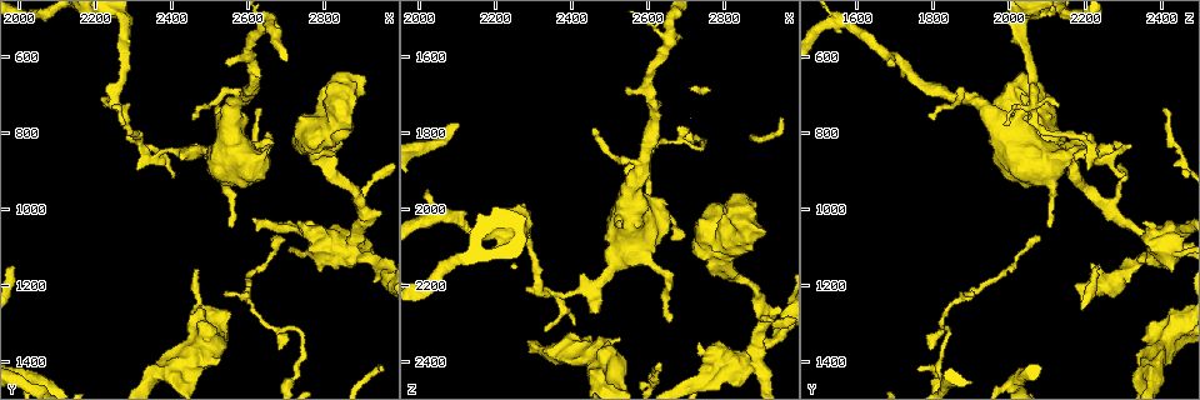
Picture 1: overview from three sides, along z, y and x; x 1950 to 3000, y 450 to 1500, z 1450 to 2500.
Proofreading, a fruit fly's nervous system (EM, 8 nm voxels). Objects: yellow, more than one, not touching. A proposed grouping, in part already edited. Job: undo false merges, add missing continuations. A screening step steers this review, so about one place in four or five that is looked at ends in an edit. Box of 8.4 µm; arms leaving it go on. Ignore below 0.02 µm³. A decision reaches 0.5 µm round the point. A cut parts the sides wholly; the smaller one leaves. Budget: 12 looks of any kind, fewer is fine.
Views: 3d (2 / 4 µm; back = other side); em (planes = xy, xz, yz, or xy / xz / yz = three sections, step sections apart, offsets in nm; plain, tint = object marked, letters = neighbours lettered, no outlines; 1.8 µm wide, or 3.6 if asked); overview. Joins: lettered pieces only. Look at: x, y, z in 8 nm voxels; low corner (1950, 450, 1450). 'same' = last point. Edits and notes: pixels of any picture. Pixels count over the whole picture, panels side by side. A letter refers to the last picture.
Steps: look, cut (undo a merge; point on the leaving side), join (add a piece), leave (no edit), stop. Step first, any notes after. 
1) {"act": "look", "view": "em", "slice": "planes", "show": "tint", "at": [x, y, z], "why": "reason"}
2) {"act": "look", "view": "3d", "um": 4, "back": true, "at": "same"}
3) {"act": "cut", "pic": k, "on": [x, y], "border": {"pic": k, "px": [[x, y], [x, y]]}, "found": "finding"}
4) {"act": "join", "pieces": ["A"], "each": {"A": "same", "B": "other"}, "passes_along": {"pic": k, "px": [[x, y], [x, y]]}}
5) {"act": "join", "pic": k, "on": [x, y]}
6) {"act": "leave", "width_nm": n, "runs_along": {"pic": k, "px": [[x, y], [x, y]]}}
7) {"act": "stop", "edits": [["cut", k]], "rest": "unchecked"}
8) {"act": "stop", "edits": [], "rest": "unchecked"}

{"act": "look", "view": "3d", "um": 2, "at": [2380, 850, 2215], "why": "narrows sharply"}

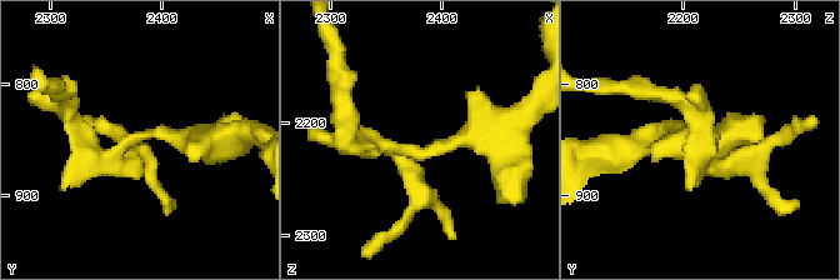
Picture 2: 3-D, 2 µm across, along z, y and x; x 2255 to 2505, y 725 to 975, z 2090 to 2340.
{"act": "look", "view": "em", "slice": "planes", "show": "letters", "at": [2378, 842, 2222]}

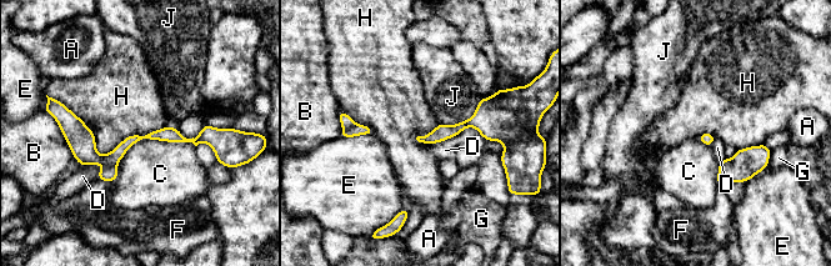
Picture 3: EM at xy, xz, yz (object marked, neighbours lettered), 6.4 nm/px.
{"act": "cut", "pic": 3, "on": [346, 121], "width_nm": 90, "each": {"A": "other", "B": "other", "C": "other", "D": "other", "E": "other", "F": "other", "G": "other", "H": "other", "J": "other"}, "border": {"pic": 3, "px": [[355, 124], [344, 129]]}, "found": "a second neuron is stuck on"}

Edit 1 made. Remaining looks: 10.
{"act": "look", "view": "overview", "why": "see it whole again"}

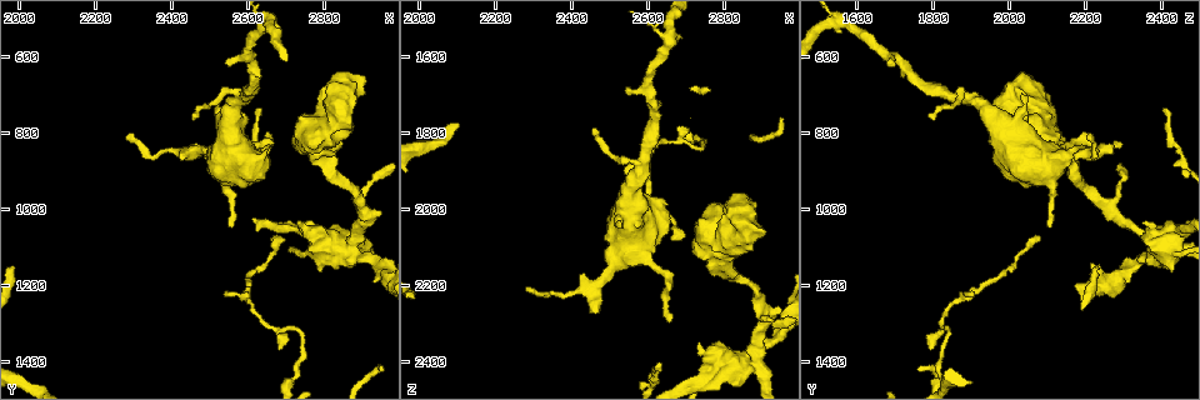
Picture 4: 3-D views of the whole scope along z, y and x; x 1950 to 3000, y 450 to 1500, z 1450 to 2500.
{"act": "look", "view": "3d", "um": 4, "at": [2525, 700, 2035], "why": "an open end"}

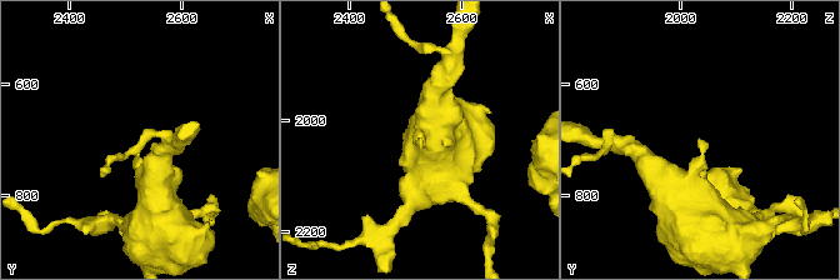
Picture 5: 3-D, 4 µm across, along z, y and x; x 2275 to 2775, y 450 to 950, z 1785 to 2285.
{"act": "look", "view": "em", "slice": "xy", "step": 8, "show": "tint", "at": [2530, 700, 2035], "why": "shape alone is not enough"}

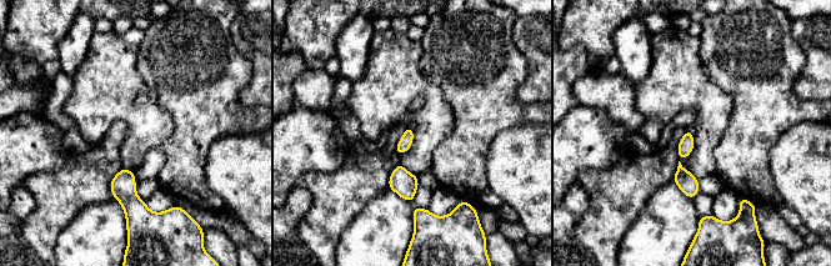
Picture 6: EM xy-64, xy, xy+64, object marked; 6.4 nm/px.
{"act": "look", "view": "em", "slice": "planes", "show": "letters", "at": "same"}

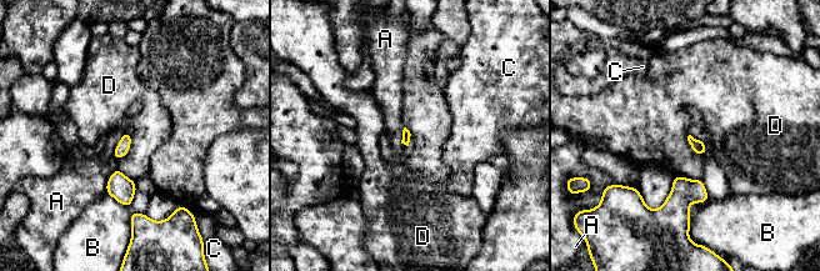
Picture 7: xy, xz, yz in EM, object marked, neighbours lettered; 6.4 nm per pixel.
{"act": "leave", "each": {"A": "other", "B": "other", "C": "other", "D": "other"}, "found": "no lettered piece goes on from it"}

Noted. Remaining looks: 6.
{"act": "look", "view": "em", "slice": "planes", "show": "tint", "at": [2685, 1330, 1815], "why": "abrupt turn"}

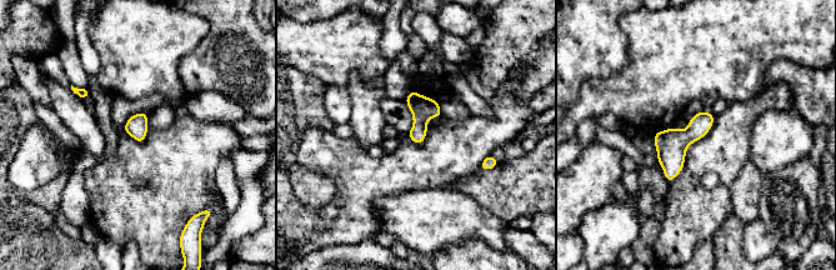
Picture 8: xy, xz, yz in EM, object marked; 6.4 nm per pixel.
{"act": "look", "view": "em", "slice": "planes", "show": "letters", "at": "same"}

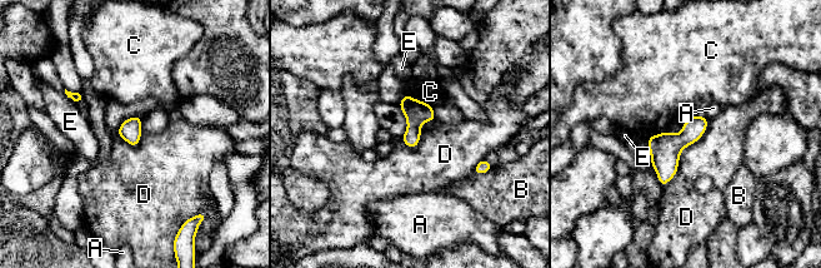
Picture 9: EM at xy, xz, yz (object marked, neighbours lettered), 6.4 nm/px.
{"act": "leave", "width_nm": 140, "each": {"A": "other", "B": "other", "C": "other", "D": "other", "E": "other"}, "border": {"pic": 9, "px": [[709, 120], [662, 187]]}, "found": "all the same neuron"}

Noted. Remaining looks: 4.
{"act": "look", "view": "em", "um": 3.6, "slice": "yz", "step": 4, "show": "tint", "at": [2875, 1095, 2390], "why": "four arms meet"}

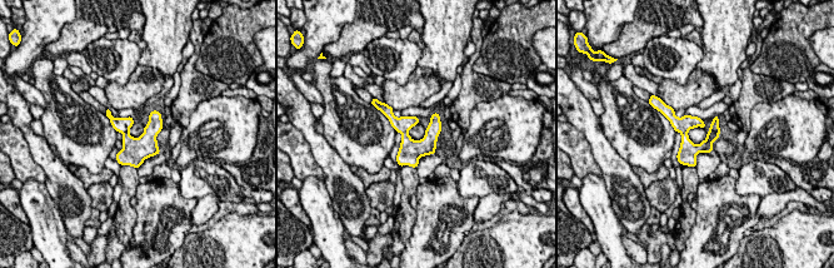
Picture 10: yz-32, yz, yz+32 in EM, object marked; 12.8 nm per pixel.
{"act": "look", "view": "em", "um": 3.6, "slice": "planes", "show": "letters", "at": "same"}

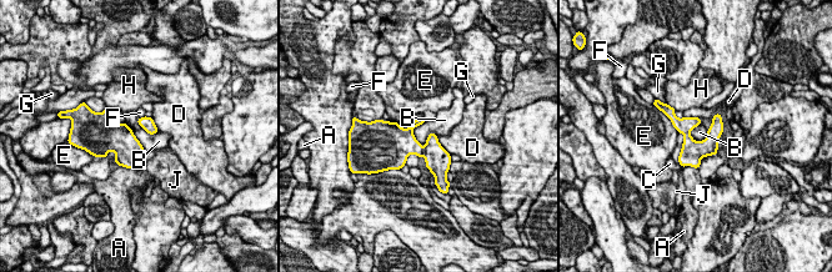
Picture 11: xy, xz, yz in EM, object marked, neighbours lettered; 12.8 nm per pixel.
{"act": "cut", "pic": 11, "on": [406, 145], "width_nm": 160, "longest_contact_nm": ["E", 360], "each": {"A": "other", "B": "other", "C": "other", "D": "other", "E": "other", "F": "other", "G": "other", "H": "other", "J": "other"}, "found": "a second neuron is stuck on"}

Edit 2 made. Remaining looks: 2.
{"act": "stop", "edits": [["cut", 3], ["cut", 11]], "rest": "unchecked"}

